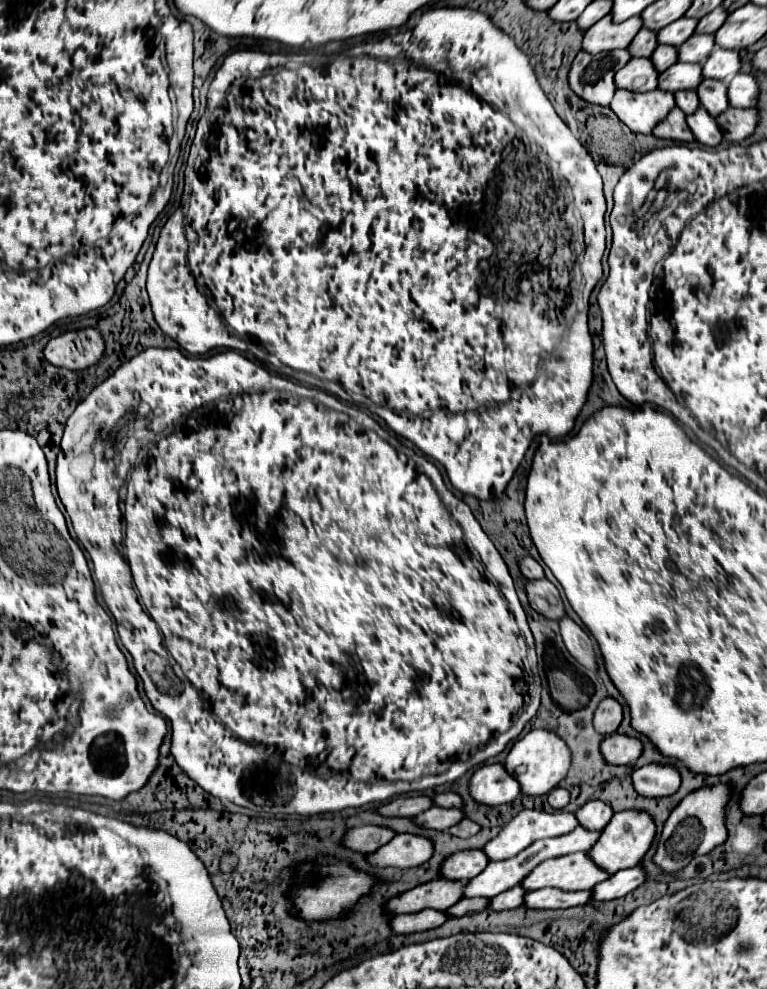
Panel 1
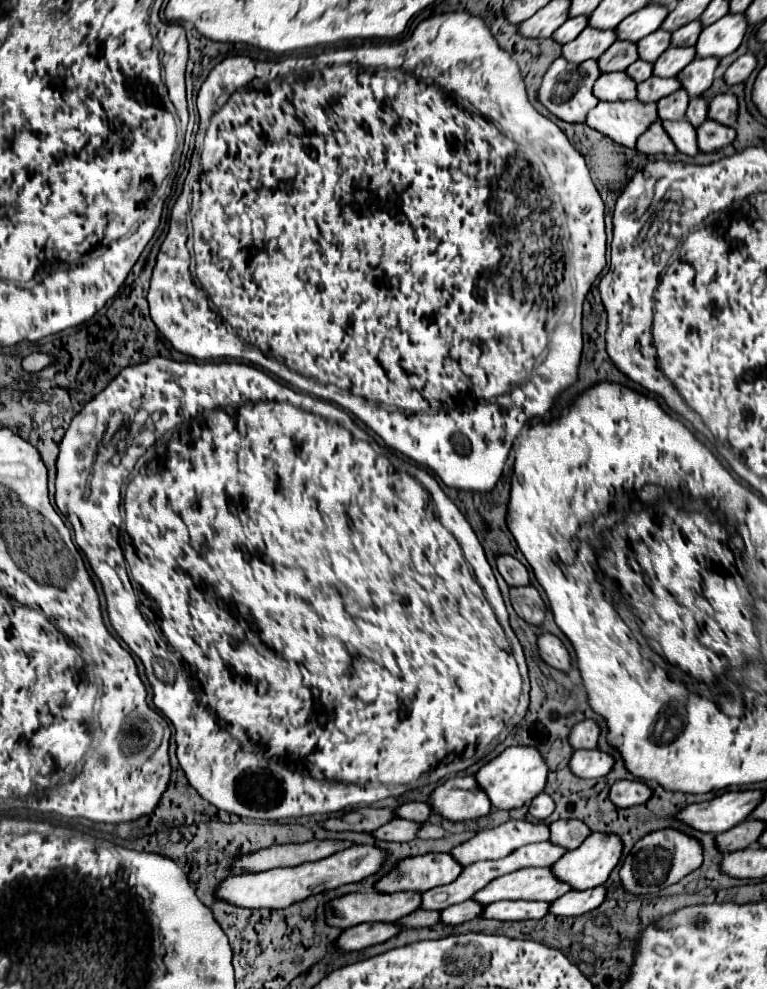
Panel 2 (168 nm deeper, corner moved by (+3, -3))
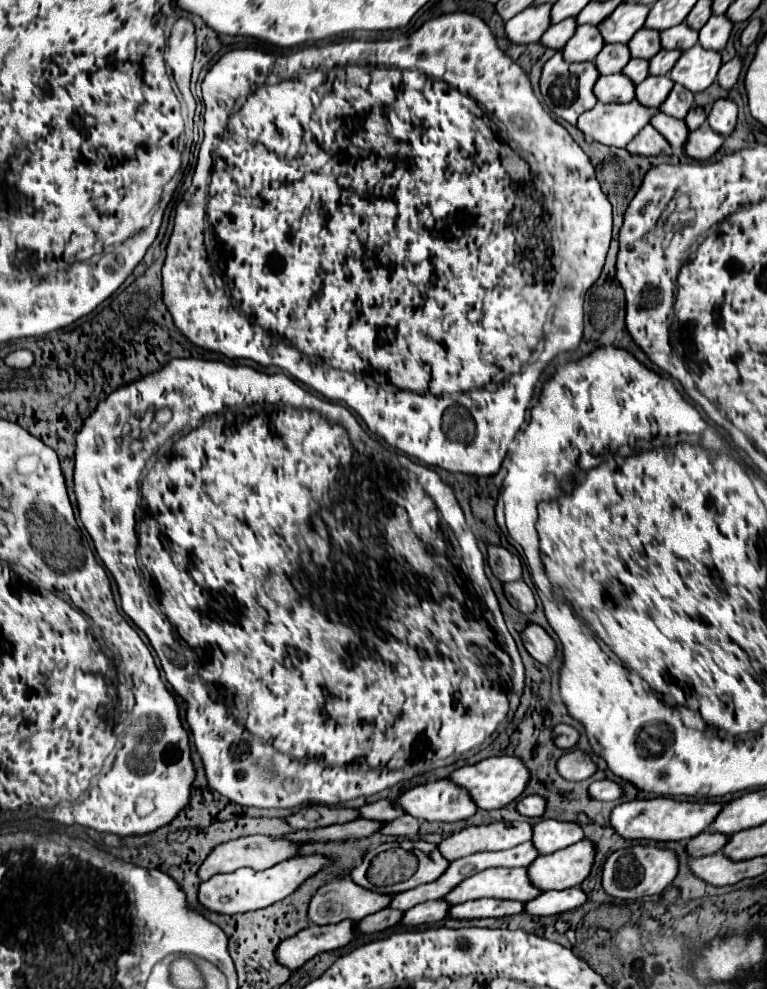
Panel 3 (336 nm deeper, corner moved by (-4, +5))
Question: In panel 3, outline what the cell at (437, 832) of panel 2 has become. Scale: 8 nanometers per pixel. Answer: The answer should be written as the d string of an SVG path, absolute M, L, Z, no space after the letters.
M402 816L402 818L396 818L396 822L388 822L380 832L382 834L394 834L394 836L418 836L420 832L420 820L416 820L414 816Z

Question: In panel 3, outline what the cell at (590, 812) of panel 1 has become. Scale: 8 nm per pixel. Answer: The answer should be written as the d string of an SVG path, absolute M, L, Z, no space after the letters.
M538 820L534 822L534 836L532 842L538 848L540 854L552 854L556 850L568 848L570 844L576 844L584 838L584 830L576 824L568 824L562 820Z

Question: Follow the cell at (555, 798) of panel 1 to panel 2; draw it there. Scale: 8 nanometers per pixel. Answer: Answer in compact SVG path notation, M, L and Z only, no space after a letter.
M537 794L529 804L529 814L537 820L545 820L553 812L553 798L549 794Z

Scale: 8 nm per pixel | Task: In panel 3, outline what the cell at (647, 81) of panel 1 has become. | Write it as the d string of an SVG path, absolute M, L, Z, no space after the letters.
M624 74L600 76L594 94L600 102L630 102L636 98L636 86Z

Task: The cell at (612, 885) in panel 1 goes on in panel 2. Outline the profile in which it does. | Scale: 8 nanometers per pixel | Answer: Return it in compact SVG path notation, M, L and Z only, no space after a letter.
M597 886L597 888L589 888L585 892L567 892L565 896L553 900L549 904L549 914L553 916L581 916L587 914L595 908L599 908L599 904L605 900L605 886Z

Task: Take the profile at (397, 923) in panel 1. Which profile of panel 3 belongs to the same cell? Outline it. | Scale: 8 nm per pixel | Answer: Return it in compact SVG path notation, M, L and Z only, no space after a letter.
M342 920L332 926L310 924L296 936L284 940L276 950L276 958L280 960L280 964L288 966L290 970L296 970L316 954L350 944L358 936L356 924L356 920Z

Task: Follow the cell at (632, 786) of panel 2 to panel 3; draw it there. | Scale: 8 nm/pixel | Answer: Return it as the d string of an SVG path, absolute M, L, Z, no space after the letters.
M600 780L588 788L590 796L596 800L618 800L624 796L624 786L614 780Z

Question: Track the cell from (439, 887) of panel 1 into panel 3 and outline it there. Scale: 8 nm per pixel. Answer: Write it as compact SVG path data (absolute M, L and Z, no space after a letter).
M352 878L324 884L310 900L308 918L314 924L336 924L352 918L362 920L374 912L388 908L392 894L380 896L368 888L360 888Z

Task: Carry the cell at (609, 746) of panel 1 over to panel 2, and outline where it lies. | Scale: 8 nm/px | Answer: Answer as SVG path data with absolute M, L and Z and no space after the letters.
M575 750L569 760L571 774L575 774L577 778L585 778L585 780L601 778L609 774L611 766L613 766L613 758L599 750Z

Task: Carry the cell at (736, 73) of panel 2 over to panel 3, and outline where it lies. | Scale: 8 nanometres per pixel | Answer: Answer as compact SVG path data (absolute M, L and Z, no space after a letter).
M736 56L730 62L722 64L720 72L718 72L718 82L722 88L732 88L738 82L738 76L742 72L742 60Z

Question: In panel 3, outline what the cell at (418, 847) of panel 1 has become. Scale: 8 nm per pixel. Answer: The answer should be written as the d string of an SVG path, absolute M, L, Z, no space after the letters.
M310 854L310 856L296 856L284 862L274 864L268 870L254 872L248 868L240 868L230 874L216 874L210 880L200 884L198 900L204 908L220 912L220 914L238 914L238 912L250 912L250 910L260 910L270 904L276 904L290 894L294 894L308 878L316 876L318 872L326 870L330 866L330 858L322 854Z

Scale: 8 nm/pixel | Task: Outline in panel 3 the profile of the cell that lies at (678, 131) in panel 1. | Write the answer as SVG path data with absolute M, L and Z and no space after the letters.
M648 124L628 146L628 152L632 154L642 154L642 156L658 156L658 154L672 154L672 146L668 144L668 140L664 140L664 136L660 136L660 132L656 132L656 128L652 128L652 124Z

